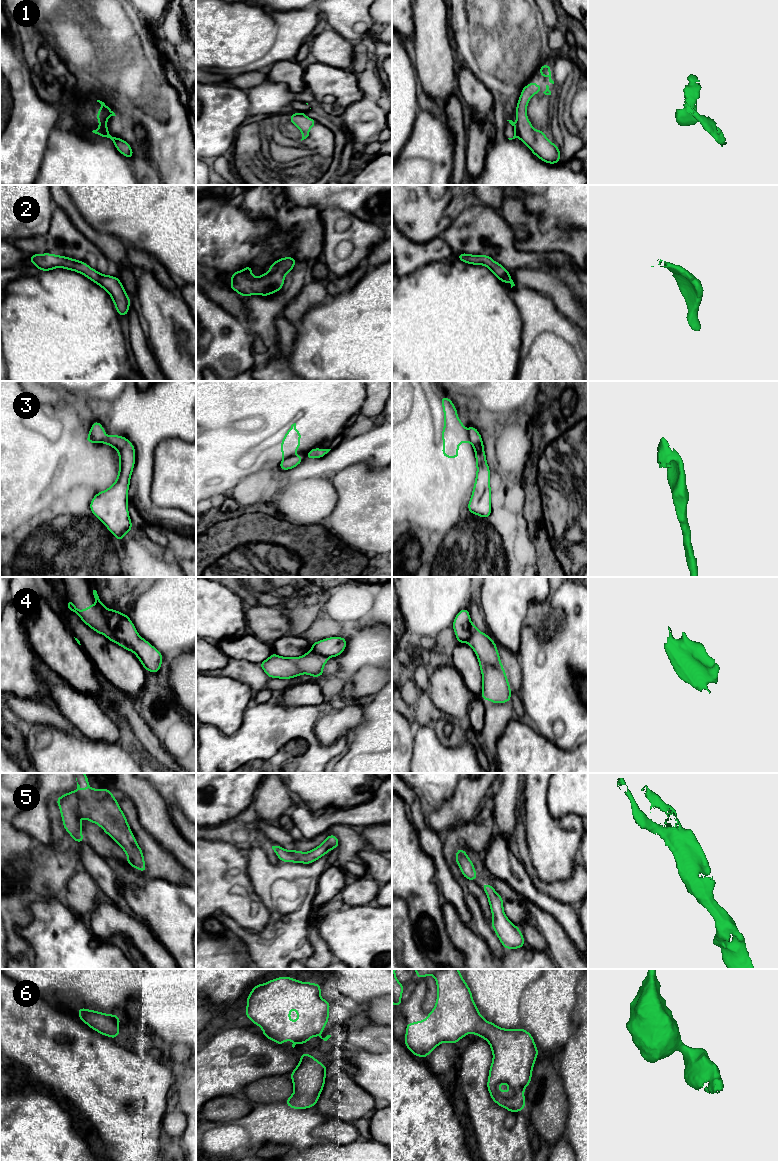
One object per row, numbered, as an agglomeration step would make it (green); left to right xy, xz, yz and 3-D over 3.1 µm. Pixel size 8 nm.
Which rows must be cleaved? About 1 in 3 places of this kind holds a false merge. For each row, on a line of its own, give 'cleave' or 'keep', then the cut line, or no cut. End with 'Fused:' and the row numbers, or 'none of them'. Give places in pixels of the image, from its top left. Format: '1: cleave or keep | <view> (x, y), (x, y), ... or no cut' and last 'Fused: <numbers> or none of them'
1: cleave | xy (107, 130), (103, 136)
2: keep | no cut
3: cleave | yz (467, 431), (471, 442)
4: cleave | xy (98, 605), (115, 635), (124, 641), (131, 650)
5: keep | no cut
6: keep | no cut
Fused: 1, 3, 4

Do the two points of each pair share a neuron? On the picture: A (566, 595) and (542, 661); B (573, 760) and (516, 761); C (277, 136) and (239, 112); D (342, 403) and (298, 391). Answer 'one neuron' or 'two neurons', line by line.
A: one neuron
B: one neuron
C: two neurons
D: one neuron

